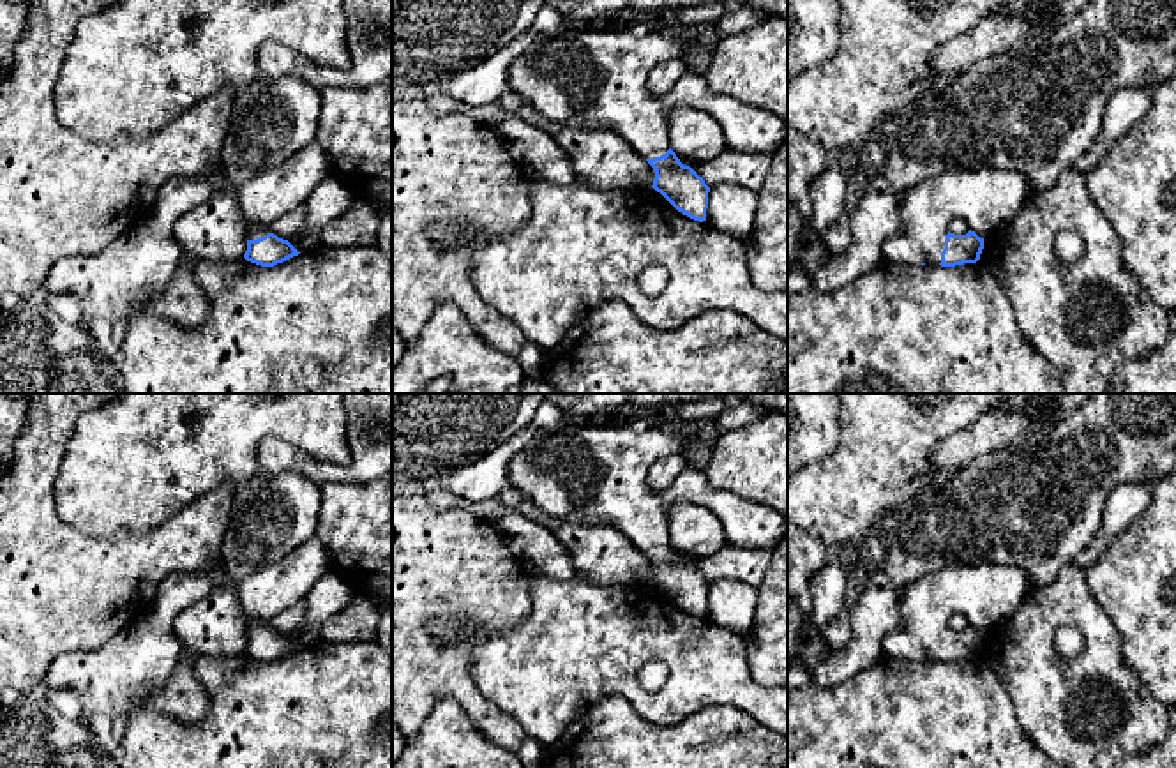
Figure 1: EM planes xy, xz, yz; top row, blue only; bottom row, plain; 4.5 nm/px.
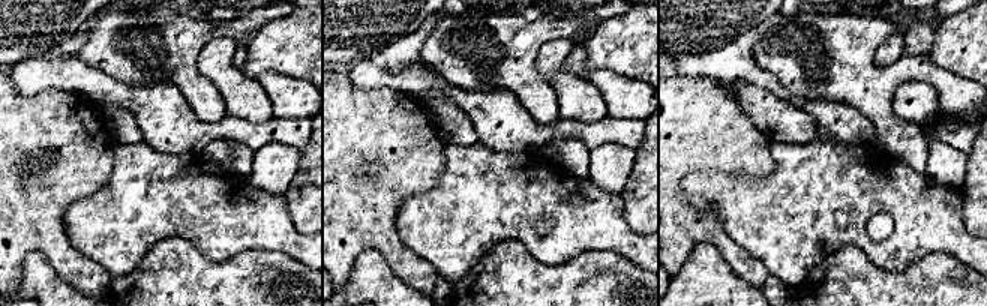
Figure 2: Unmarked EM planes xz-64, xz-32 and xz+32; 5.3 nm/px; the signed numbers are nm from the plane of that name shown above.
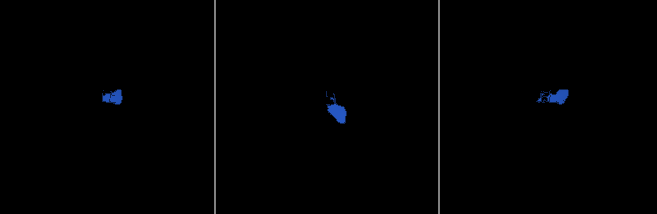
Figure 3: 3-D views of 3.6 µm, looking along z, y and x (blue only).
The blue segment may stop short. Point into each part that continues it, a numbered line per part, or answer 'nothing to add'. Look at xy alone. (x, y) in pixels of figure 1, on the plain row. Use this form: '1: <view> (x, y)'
1: xy (271, 590)

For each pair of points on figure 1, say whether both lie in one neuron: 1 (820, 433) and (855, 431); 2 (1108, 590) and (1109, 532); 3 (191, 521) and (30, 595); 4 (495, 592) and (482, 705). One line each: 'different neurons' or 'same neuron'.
1: different neurons
2: different neurons
3: same neuron
4: same neuron

